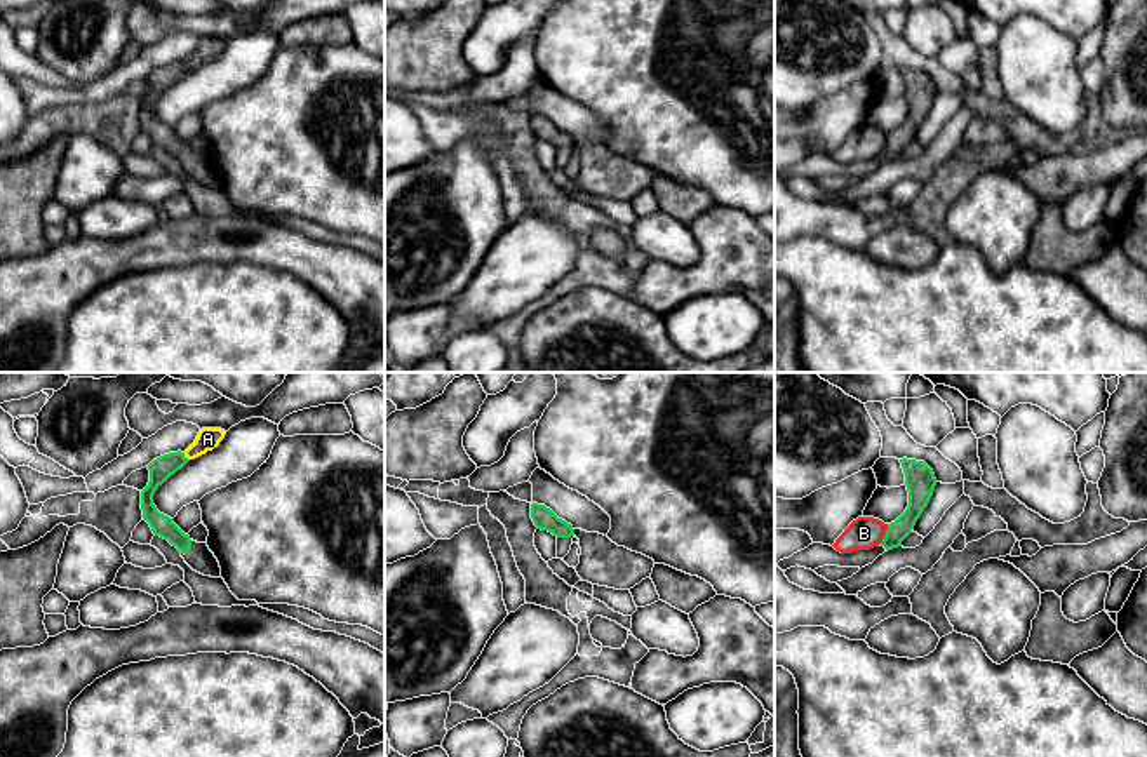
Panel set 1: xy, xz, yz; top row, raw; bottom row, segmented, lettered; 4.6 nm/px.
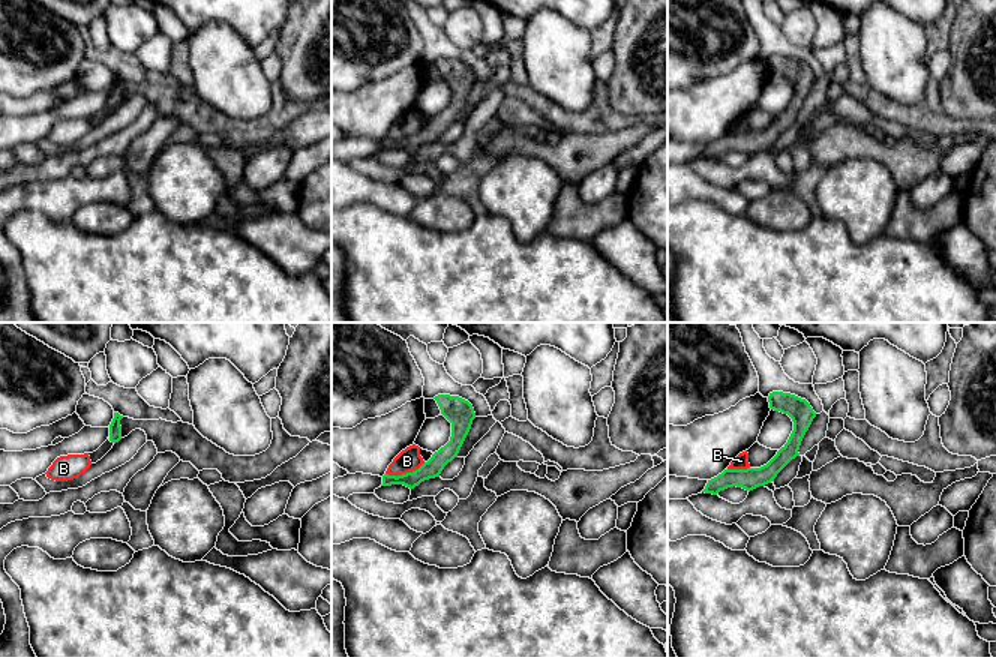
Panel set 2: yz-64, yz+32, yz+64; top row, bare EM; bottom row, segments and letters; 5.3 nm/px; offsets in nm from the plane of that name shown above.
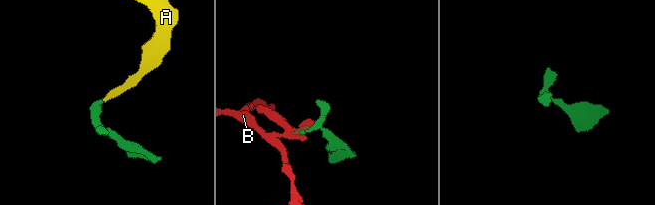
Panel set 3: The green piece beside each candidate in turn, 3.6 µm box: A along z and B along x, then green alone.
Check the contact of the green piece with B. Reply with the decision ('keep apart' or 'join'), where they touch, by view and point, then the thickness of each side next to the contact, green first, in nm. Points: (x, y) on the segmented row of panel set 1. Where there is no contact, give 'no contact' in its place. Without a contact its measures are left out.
keep apart | yz (886, 535) | 110/150 nm

